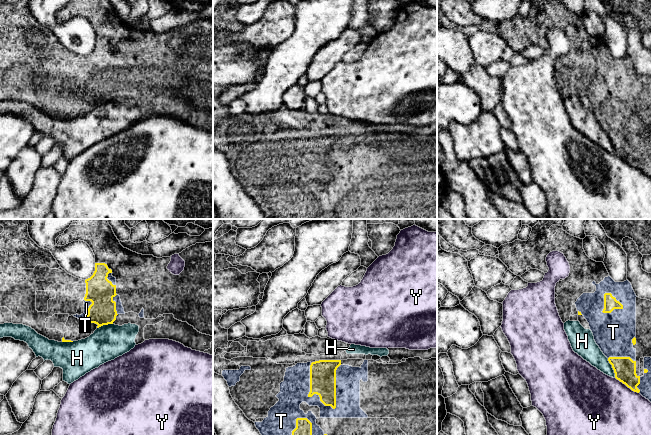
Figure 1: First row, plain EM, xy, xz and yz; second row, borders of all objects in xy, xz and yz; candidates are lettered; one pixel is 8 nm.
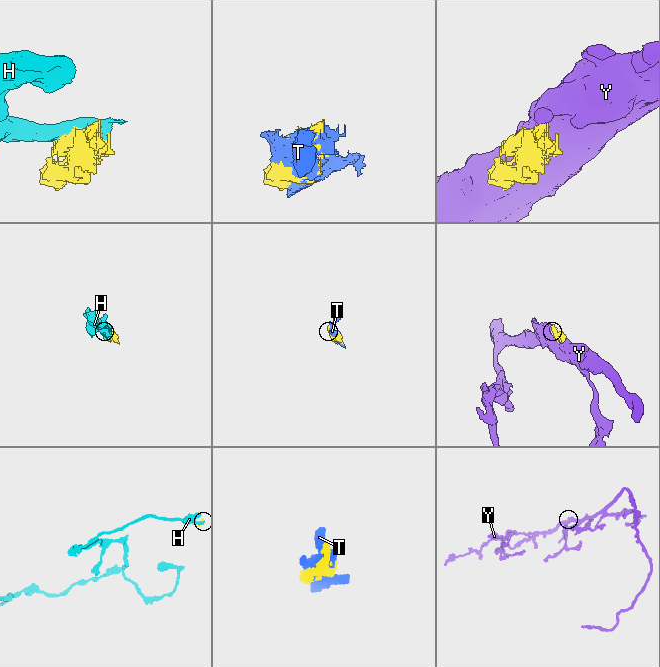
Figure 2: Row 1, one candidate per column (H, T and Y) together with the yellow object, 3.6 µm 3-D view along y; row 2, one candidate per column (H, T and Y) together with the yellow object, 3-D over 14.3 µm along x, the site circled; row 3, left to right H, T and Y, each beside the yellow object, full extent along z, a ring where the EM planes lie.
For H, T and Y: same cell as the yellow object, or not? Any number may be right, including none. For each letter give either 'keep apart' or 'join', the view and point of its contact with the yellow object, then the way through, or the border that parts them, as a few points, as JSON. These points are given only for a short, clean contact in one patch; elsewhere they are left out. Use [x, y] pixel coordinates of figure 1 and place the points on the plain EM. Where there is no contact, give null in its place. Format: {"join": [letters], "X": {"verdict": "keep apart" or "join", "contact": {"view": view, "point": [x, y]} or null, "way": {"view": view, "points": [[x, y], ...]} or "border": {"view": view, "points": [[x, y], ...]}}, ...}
{"join": ["T"], "H": {"verdict": "keep apart", "contact": {"view": "yz", "point": [612, 143]}}, "T": {"verdict": "join", "contact": {"view": "xz", "point": [335, 177]}}, "Y": {"verdict": "keep apart", "contact": {"view": "yz", "point": [627, 162]}}}

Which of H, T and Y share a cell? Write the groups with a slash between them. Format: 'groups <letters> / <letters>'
groups H / T / Y

